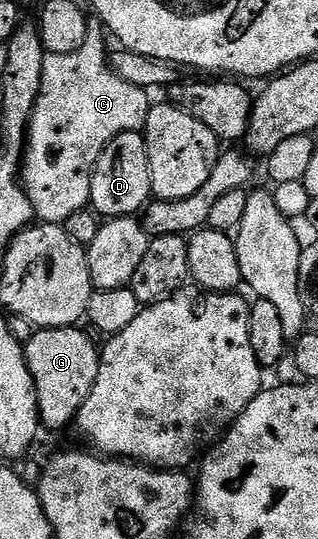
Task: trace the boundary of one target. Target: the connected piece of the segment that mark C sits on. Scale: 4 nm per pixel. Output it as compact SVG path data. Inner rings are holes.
M98 32L91 33L90 37L86 39L84 48L80 48L71 54L52 54L47 53L44 62L44 73L41 76L40 96L37 97L37 102L33 108L33 115L30 117L30 124L27 130L26 152L23 157L23 170L21 172L22 183L26 189L26 194L32 200L35 217L45 225L63 225L72 212L77 210L85 210L90 206L90 185L94 179L94 169L98 166L100 156L106 150L106 146L117 136L129 130L138 132L145 127L148 116L150 115L150 108L152 105L151 95L145 90L141 90L138 86L134 86L128 80L121 78L114 69L112 69L108 62L108 50L106 54L106 42L98 35Z

